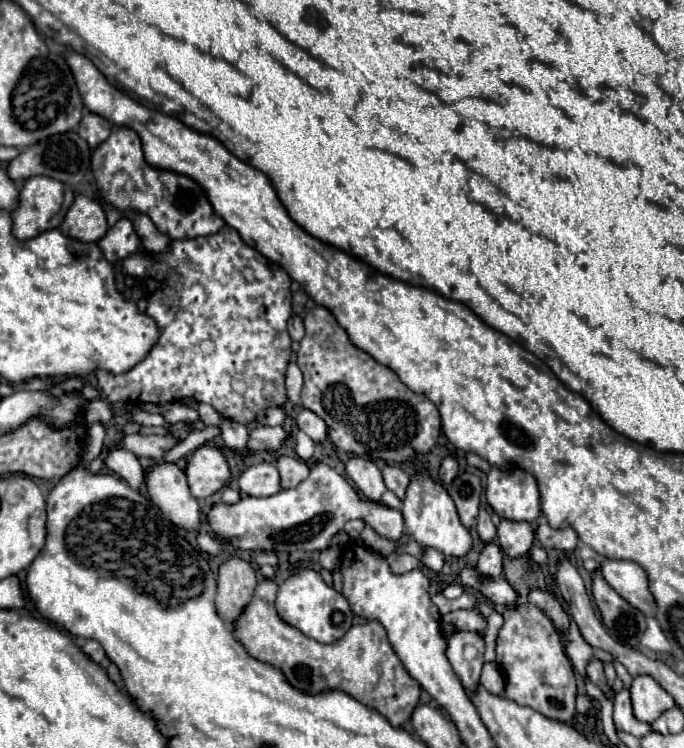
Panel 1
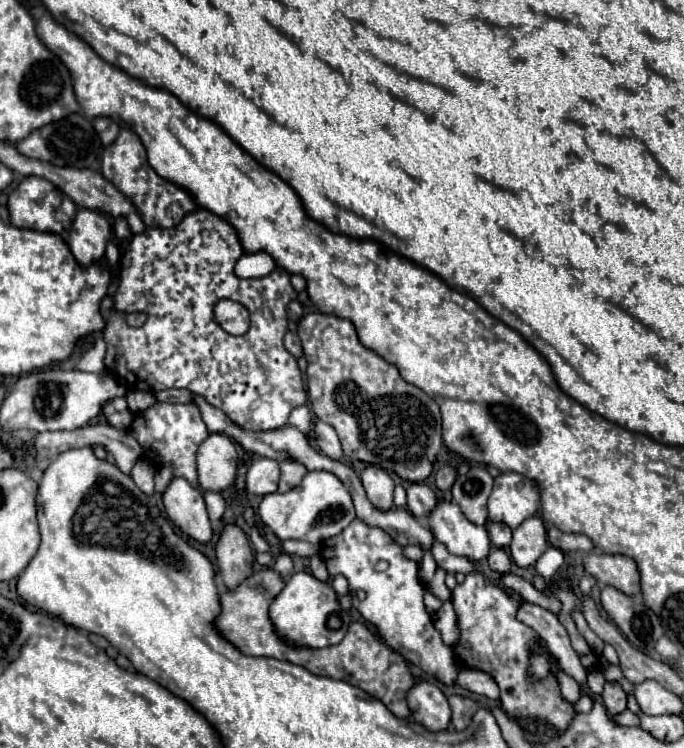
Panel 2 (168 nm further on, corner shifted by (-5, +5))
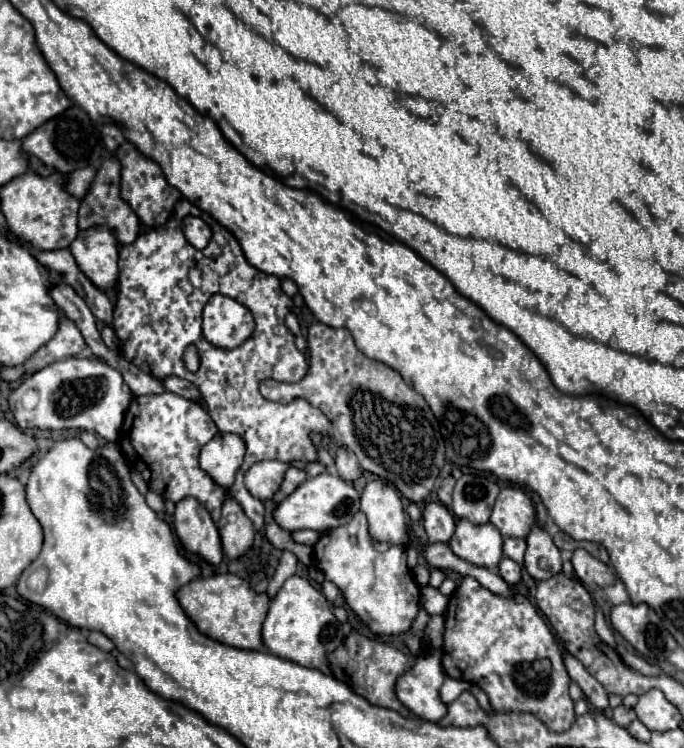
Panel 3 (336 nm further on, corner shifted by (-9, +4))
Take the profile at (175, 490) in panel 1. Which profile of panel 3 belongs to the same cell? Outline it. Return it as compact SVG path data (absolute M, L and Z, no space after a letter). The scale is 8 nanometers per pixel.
M184 497L176 503L174 529L188 551L204 557L212 565L218 565L222 561L222 543L218 529L198 499Z

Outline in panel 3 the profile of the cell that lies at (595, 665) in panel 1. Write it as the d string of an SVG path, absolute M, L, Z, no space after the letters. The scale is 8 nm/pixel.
M618 705L618 707L614 707L614 715L612 715L612 719L614 719L618 725L628 727L628 725L636 719L636 711L634 711L634 709L630 709L630 707Z

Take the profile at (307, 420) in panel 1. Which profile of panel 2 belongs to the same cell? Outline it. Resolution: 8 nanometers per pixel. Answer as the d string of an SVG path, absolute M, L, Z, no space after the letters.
M318 420L314 424L314 436L316 436L316 442L318 442L320 450L328 458L332 458L332 460L340 460L342 458L342 446L338 442L338 434L336 434L336 430L330 424L324 424L322 420Z

